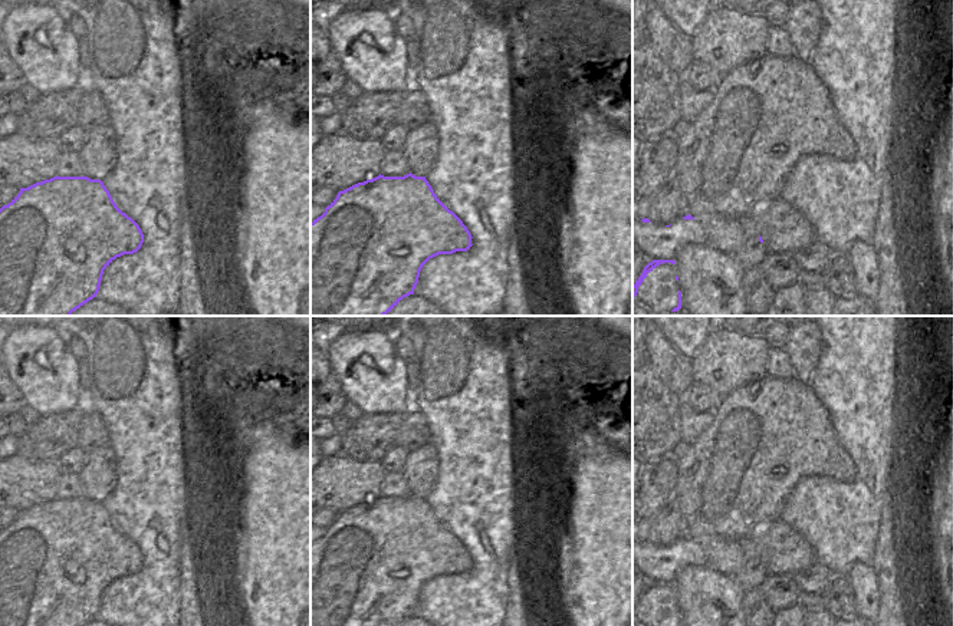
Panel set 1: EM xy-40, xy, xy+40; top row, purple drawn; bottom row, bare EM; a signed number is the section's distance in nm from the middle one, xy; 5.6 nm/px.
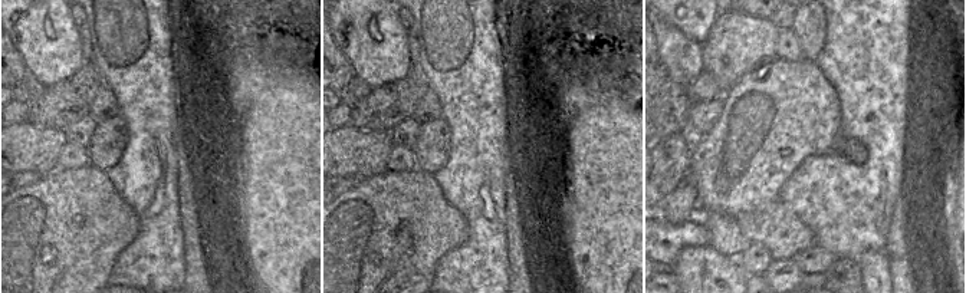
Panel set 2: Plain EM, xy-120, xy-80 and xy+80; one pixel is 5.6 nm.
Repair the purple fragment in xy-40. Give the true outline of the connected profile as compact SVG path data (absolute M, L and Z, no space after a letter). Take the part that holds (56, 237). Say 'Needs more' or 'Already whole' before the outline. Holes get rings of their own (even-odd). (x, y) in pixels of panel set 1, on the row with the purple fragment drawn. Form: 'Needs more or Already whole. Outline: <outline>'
Already whole. Outline: M53 177L27 188L20 188L20 192L7 205L0 208L0 316L70 316L76 309L96 297L103 270L116 257L137 253L142 243L144 234L139 225L116 207L101 179Z

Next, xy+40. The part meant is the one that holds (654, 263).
Already whole. Outline: M653 260L651 263L648 263L648 264L644 267L644 270L643 270L641 276L638 277L638 280L635 281L635 284L632 286L632 296L634 296L634 297L637 296L638 287L641 286L641 283L643 283L644 279L647 277L647 274L648 274L650 271L653 271L657 266L663 264L663 263L676 264L674 260Z

